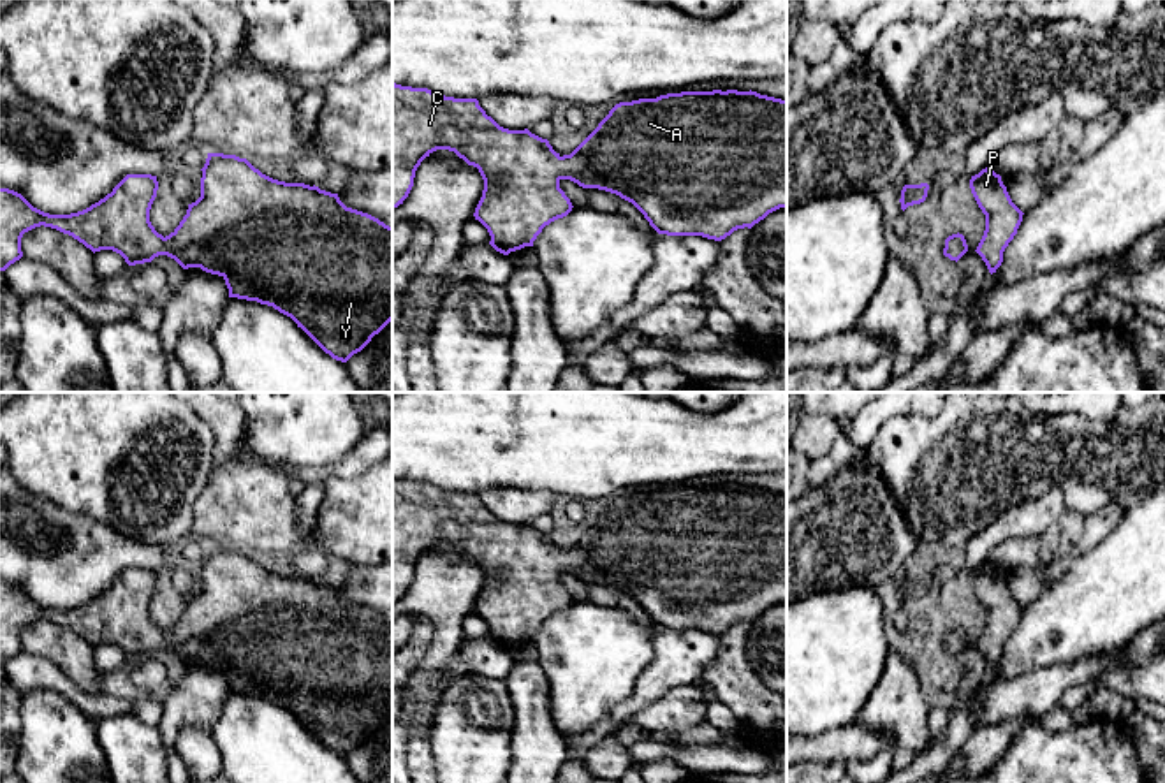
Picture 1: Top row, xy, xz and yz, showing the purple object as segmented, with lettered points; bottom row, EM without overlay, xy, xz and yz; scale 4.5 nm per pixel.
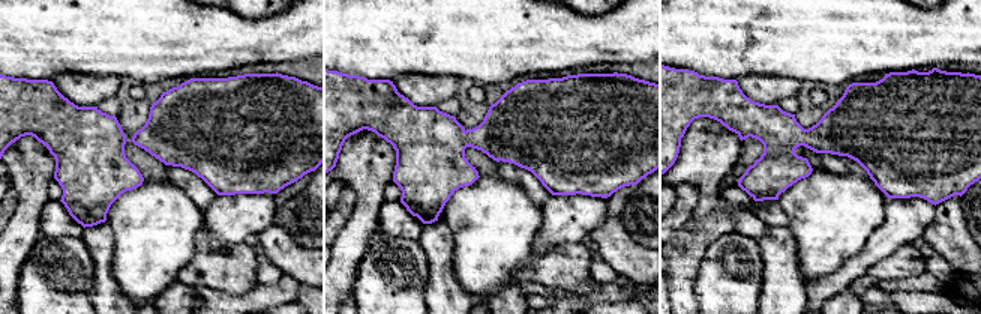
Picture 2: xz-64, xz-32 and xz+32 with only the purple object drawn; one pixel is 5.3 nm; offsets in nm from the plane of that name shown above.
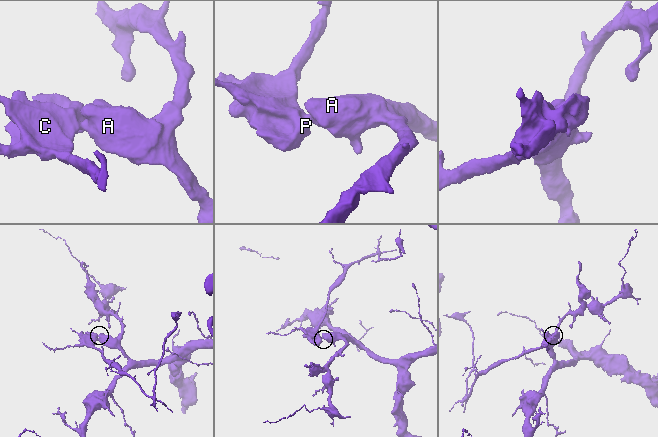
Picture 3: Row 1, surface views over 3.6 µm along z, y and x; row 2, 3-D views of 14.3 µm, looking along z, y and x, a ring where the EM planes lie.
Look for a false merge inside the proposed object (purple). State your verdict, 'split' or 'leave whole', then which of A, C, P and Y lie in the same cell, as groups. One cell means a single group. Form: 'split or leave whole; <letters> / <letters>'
leave whole; A C P Y

